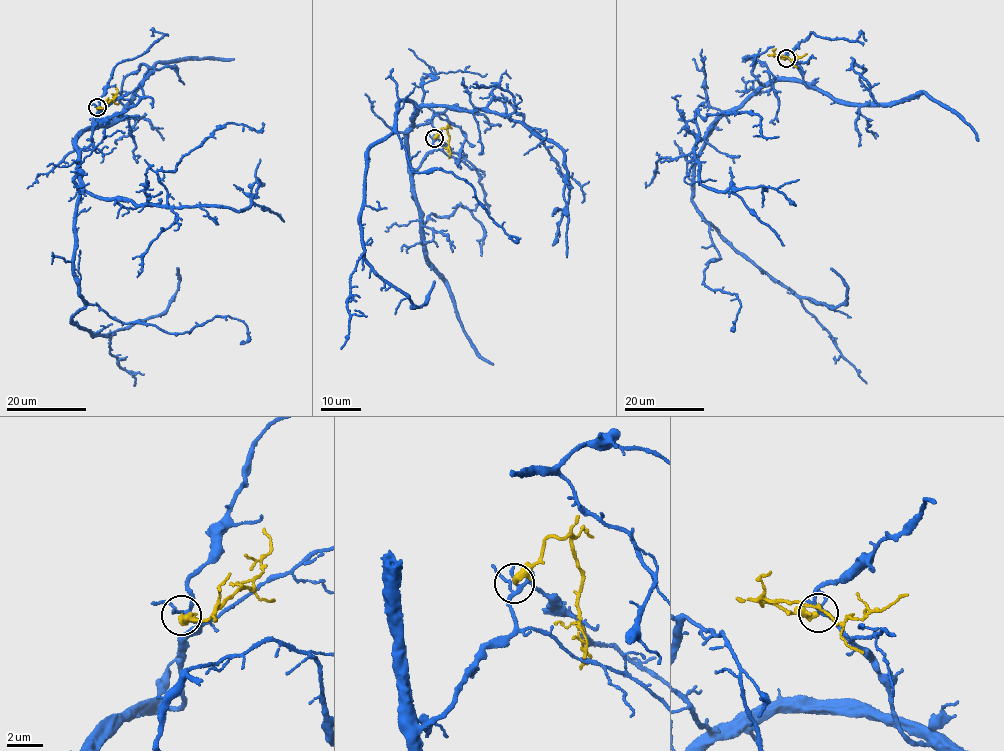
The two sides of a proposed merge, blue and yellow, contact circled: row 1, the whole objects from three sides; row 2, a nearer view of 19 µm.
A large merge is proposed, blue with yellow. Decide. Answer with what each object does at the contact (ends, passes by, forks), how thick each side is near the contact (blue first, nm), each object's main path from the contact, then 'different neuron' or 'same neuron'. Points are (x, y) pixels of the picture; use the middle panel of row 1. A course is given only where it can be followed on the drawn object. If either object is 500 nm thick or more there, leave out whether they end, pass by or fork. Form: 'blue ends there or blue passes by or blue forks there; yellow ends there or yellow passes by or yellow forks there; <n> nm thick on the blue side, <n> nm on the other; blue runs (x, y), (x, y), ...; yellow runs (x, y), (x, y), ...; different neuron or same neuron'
blue forks there; yellow passes by; 190 nm thick on the blue side, 280 nm on the other; blue runs (434, 139), (412, 170), (415, 108), (400, 101), (367, 155), (361, 221), (377, 274), (416, 306), (434, 281); yellow runs (434, 139), (442, 128), (446, 129), (448, 158); different neuron

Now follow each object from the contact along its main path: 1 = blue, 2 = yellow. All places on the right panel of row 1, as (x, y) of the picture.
1: (786, 58), (811, 87), (768, 80), (718, 119), (693, 201), (776, 281), (831, 309), (847, 295), (831, 268)
2: (786, 58), (774, 55), (784, 55), (792, 60), (807, 54)

